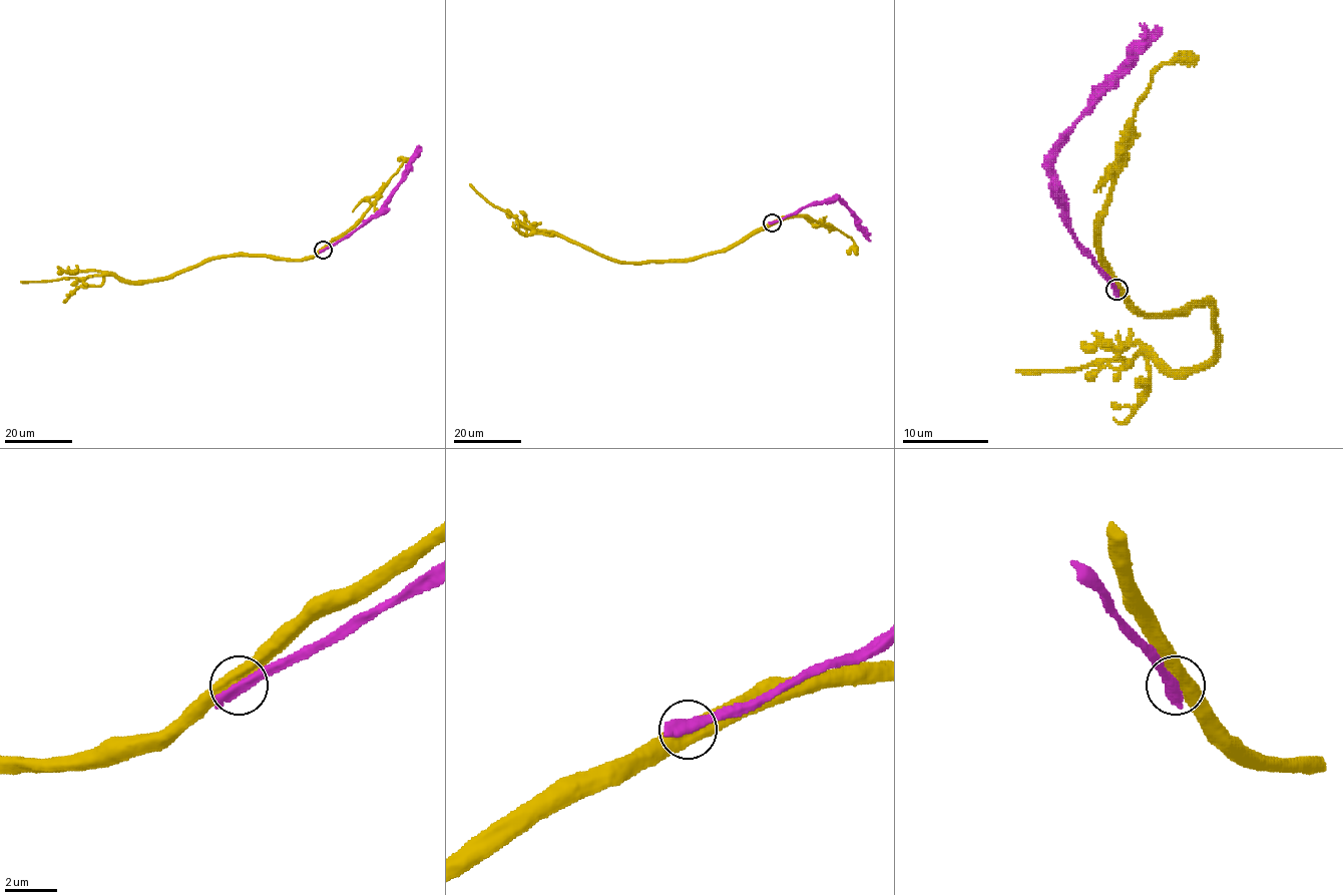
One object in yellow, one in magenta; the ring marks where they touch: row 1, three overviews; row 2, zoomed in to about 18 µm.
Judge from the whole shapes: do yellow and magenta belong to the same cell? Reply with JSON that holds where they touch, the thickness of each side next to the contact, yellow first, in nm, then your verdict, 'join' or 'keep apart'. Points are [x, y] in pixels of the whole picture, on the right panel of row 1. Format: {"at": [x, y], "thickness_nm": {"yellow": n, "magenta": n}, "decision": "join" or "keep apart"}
{"at": [1116, 289], "thickness_nm": {"yellow": 550, "magenta": 550}, "decision": "keep apart"}

